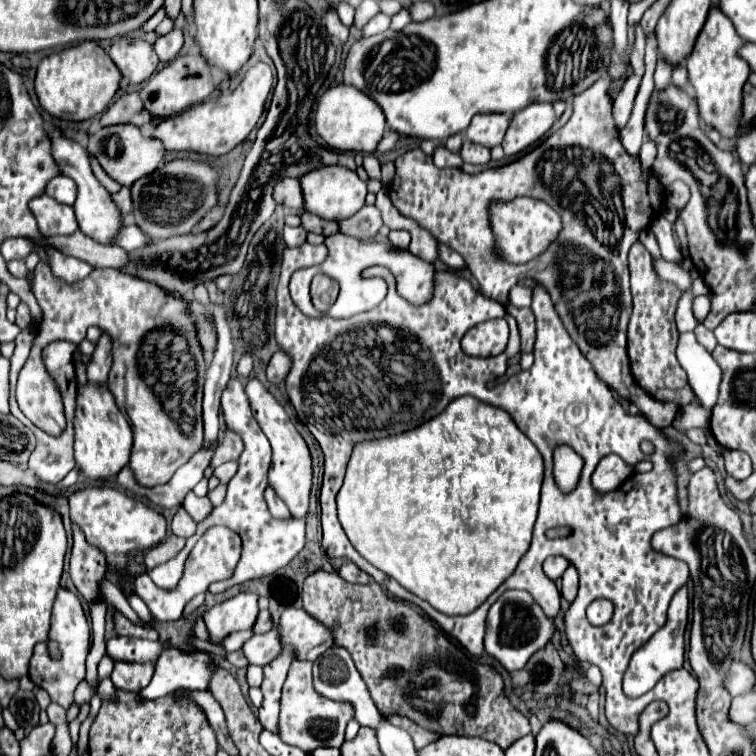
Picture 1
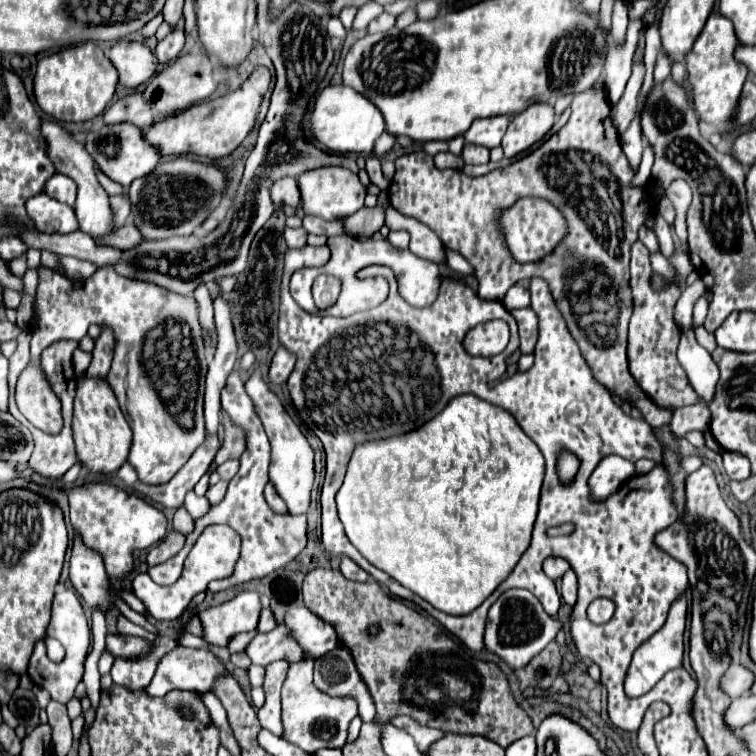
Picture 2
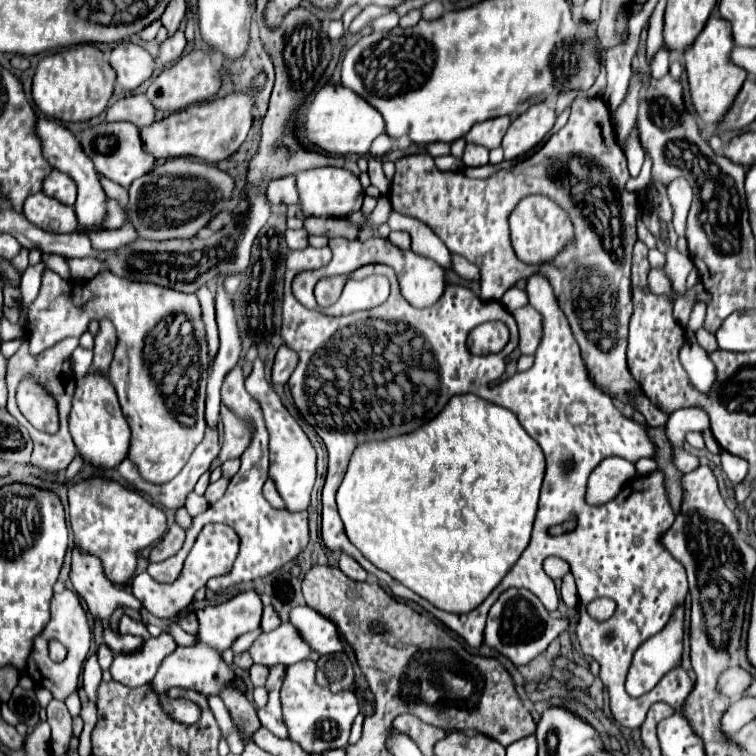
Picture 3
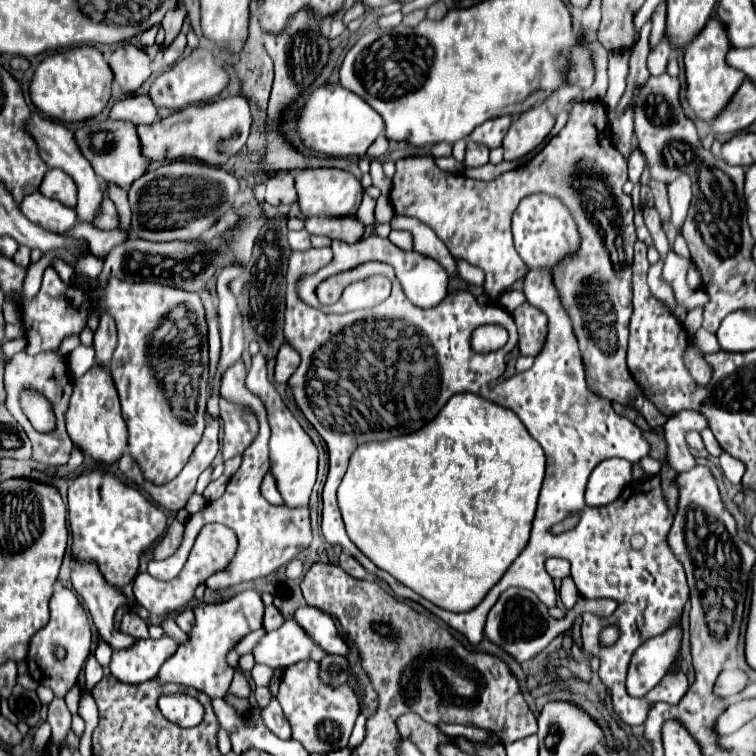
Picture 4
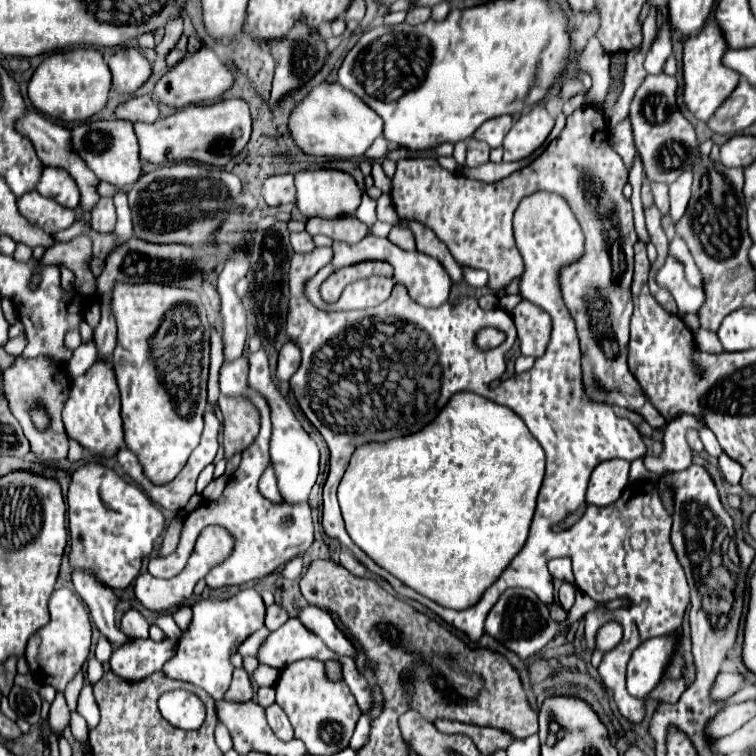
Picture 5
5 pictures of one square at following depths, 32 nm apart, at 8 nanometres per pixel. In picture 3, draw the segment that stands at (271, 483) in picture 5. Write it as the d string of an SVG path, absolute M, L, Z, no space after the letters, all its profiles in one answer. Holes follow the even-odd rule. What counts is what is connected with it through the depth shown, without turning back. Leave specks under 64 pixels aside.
M268 478L268 480L264 482L262 494L264 494L264 498L266 498L274 508L284 508L284 500L280 498L280 494L278 494L278 490L276 490L276 486L274 486L274 480L272 480L272 478Z

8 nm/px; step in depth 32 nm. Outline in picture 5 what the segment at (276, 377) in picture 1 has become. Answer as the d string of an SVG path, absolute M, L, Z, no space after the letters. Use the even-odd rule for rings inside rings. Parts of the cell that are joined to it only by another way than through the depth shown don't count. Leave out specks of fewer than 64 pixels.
M288 340L278 356L278 370L276 370L278 380L290 380L290 376L298 370L298 366L300 366L300 348L296 348L292 340Z

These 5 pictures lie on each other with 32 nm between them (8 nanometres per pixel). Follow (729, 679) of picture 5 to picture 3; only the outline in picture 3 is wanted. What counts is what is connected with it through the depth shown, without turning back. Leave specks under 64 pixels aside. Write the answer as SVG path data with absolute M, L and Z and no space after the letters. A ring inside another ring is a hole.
M728 668L720 674L716 690L728 698L738 698L750 686L752 676L742 668Z

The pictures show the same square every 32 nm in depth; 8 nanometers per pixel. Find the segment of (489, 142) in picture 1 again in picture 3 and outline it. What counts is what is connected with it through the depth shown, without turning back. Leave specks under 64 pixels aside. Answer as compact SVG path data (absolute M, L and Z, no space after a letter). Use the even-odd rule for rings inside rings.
M510 116L486 120L484 124L476 124L476 128L472 128L472 132L468 132L466 140L480 144L480 146L486 146L490 150L498 148L502 138L504 138L504 132L508 130L508 124L510 124Z

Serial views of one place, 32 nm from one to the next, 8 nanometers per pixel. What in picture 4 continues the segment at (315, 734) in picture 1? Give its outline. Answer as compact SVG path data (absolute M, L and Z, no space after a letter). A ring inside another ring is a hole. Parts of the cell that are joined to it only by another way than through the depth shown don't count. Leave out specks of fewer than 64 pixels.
M300 660L282 672L280 706L292 726L292 738L300 740L310 754L328 754L348 746L354 722L360 714L360 704L352 688L346 684L330 686L320 680L320 664L314 660Z

